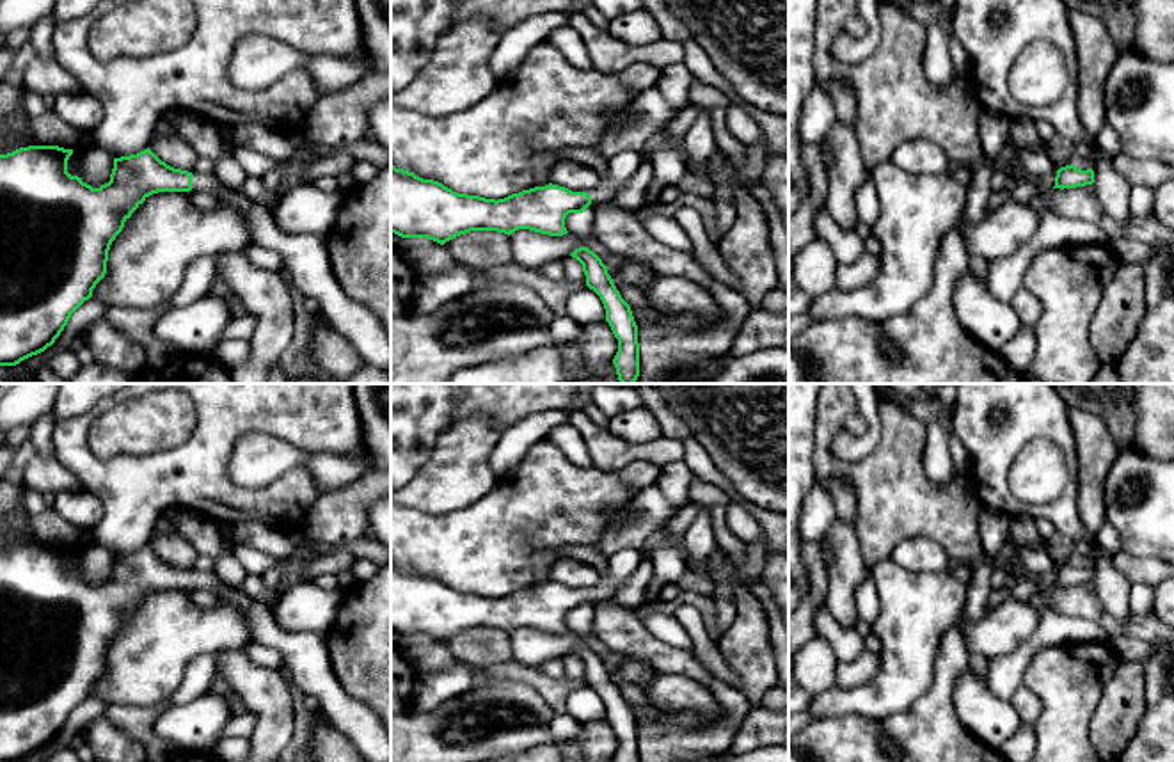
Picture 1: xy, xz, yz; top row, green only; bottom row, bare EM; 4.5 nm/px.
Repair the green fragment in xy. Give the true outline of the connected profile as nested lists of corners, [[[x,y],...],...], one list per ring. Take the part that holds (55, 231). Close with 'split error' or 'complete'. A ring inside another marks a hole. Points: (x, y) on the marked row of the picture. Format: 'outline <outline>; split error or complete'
outline [[[28,146],[0,155],[0,366],[16,366],[55,343],[71,314],[92,297],[107,274],[108,250],[131,213],[158,192],[208,192],[233,206],[250,226],[252,240],[282,258],[288,282],[320,304],[321,314],[352,343],[366,366],[391,368],[391,337],[380,318],[341,290],[327,236],[284,233],[268,210],[213,174],[192,174],[162,162],[149,147],[114,158],[110,181],[99,188],[67,172],[73,149]]]; split error

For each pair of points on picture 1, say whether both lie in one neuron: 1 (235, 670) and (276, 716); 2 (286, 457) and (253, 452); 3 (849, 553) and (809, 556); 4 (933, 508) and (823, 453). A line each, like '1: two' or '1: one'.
1: one
2: one
3: two
4: one

